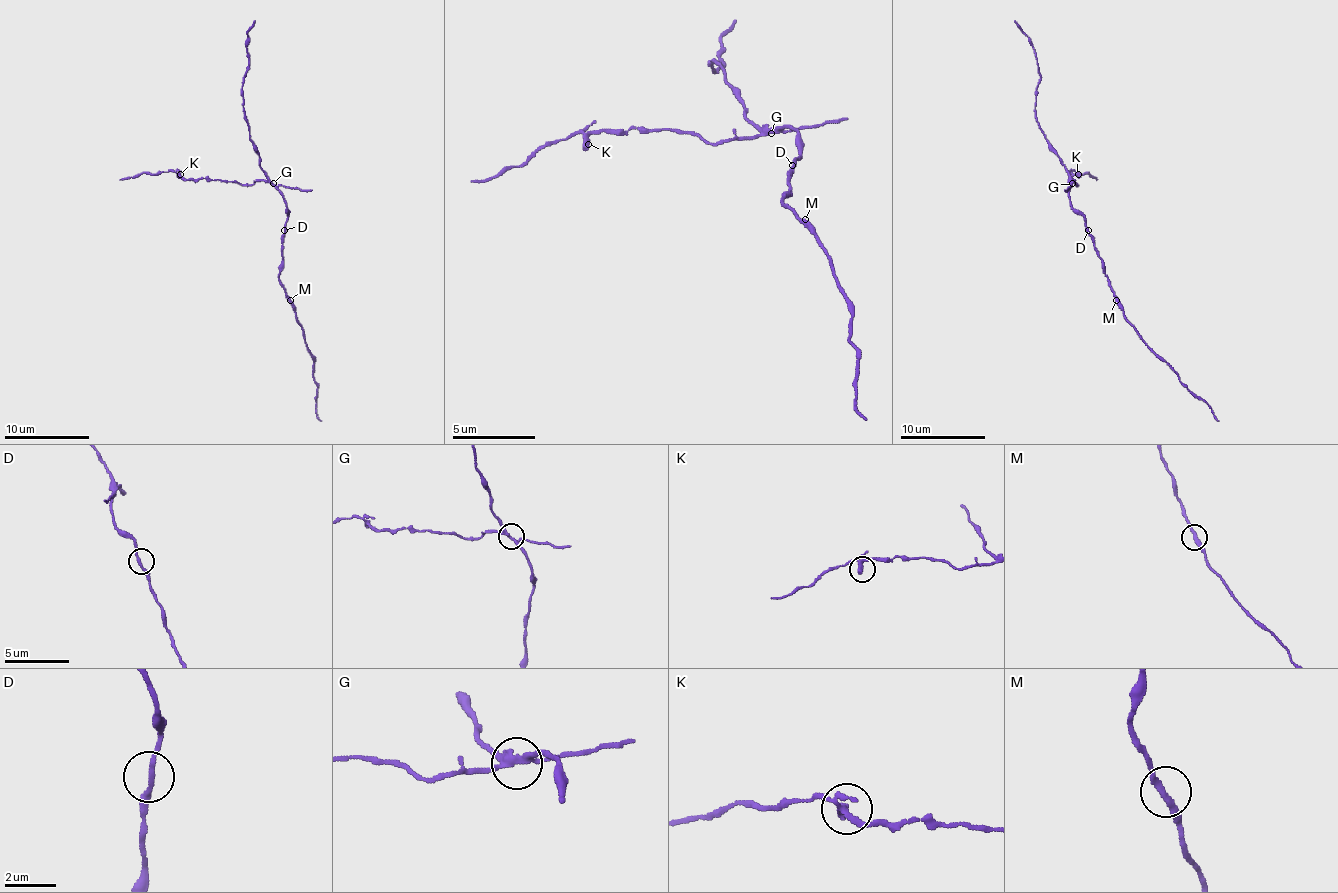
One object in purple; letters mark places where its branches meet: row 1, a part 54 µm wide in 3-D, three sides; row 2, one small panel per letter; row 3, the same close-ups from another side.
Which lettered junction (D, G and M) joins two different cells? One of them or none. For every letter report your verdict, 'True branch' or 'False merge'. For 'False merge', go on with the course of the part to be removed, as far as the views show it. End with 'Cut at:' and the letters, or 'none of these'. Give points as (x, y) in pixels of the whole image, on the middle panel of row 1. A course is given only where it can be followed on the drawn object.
D: True branch
G: False merge. Course of the part to remove: (772, 132), (705, 144), (667, 128), (572, 132), (538, 144), (517, 165), (472, 182)
M: True branch
Cut at: G

